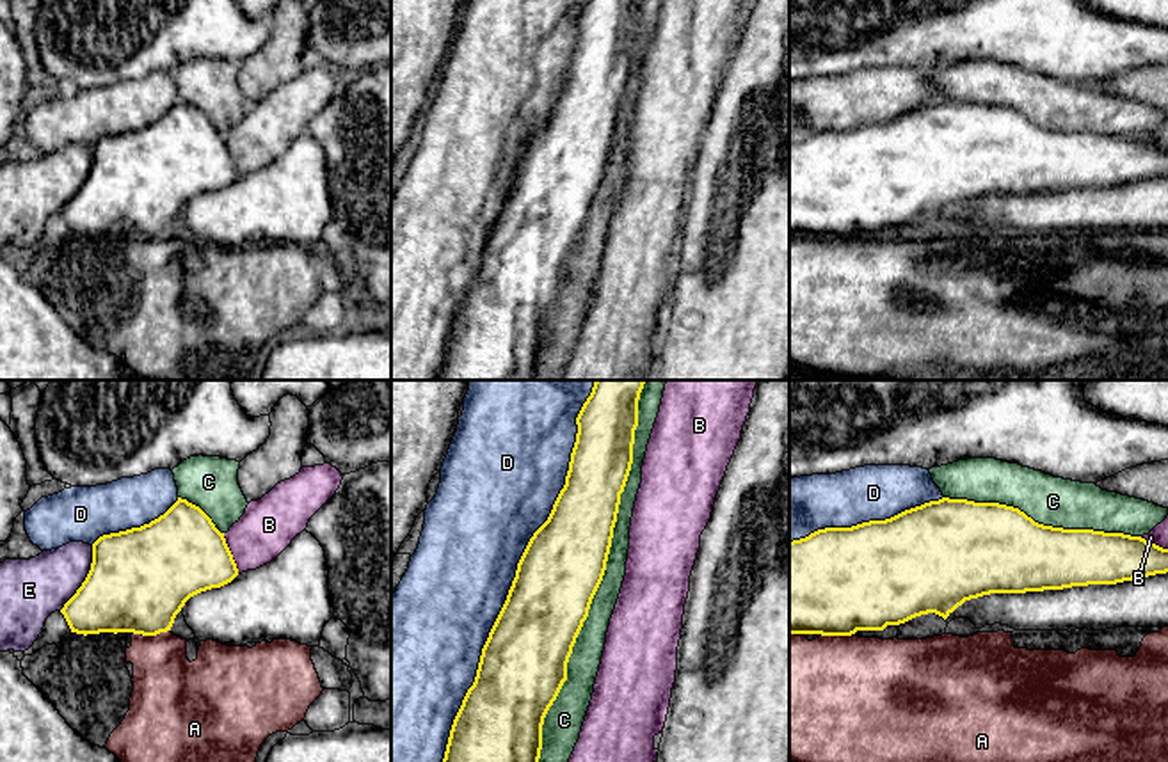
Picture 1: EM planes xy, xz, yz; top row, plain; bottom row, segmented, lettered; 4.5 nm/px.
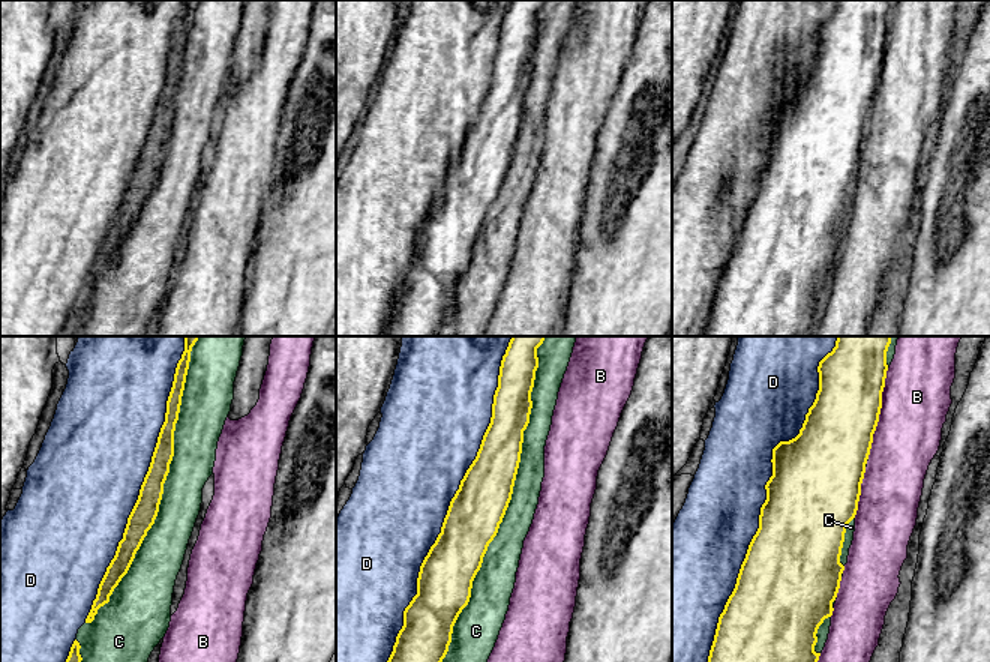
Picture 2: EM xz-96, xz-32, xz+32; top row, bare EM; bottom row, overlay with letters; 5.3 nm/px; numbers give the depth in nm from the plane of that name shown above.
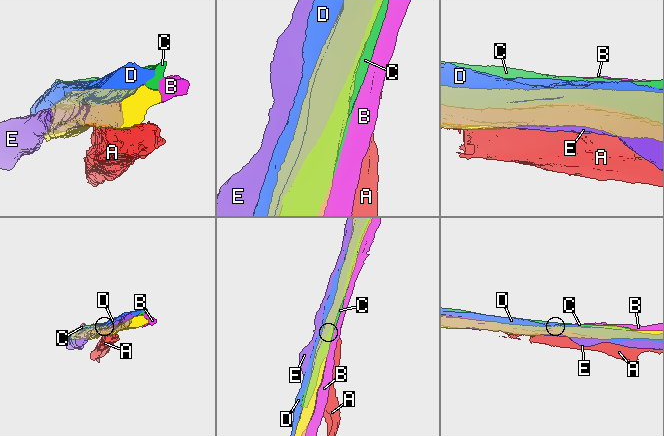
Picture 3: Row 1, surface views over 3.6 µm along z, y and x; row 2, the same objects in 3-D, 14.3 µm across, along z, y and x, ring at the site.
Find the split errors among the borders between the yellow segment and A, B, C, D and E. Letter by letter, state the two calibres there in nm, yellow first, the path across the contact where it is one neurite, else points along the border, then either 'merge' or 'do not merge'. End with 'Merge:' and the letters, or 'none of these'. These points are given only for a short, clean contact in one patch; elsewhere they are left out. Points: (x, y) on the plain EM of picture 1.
A: 460/300 nm | do not merge
B: 380/260 nm | do not merge
C: 380/130 nm | do not merge
D: 380/460 nm | do not merge
E: 460/280 nm | do not merge
Merge: none of these

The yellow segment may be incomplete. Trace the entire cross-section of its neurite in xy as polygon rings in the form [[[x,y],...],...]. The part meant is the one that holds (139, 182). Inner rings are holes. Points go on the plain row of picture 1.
[[[178,103],[140,130],[100,139],[91,172],[64,206],[71,234],[171,233],[185,204],[238,178],[236,165],[212,121],[196,107]]]

